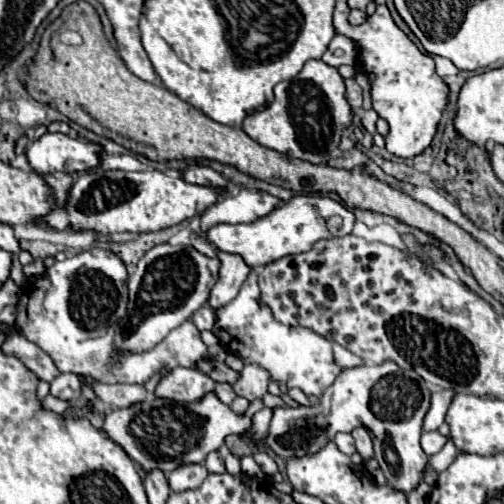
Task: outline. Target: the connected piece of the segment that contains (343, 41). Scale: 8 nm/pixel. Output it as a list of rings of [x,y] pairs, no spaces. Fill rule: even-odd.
[[[336,34],[328,46],[328,50],[324,52],[322,60],[334,68],[342,66],[342,64],[348,64],[348,66],[354,66],[358,62],[358,46],[352,38],[348,36],[342,36],[342,34]]]

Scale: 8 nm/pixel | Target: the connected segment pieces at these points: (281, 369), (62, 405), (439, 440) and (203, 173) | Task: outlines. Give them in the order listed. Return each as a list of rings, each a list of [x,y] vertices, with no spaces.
[[[256,270],[250,272],[238,296],[230,304],[216,310],[216,316],[218,322],[214,326],[214,334],[220,338],[220,344],[232,354],[238,354],[246,364],[256,362],[266,368],[274,382],[286,382],[288,386],[304,390],[304,394],[322,396],[322,392],[338,378],[338,372],[342,372],[332,356],[330,340],[310,332],[310,328],[284,326],[282,322],[274,320],[270,308],[266,308],[264,300],[260,298]]]
[[[48,394],[48,396],[44,398],[42,406],[44,406],[46,410],[50,410],[50,412],[56,412],[56,414],[64,414],[64,410],[66,410],[66,408],[70,408],[70,402],[68,402],[68,400],[60,400],[60,398],[56,398],[56,396]]]
[[[438,430],[436,432],[422,432],[420,444],[422,444],[422,450],[426,452],[426,456],[434,456],[434,454],[438,454],[442,450],[446,440],[448,438],[444,438]]]
[[[188,166],[182,176],[190,184],[202,184],[206,188],[228,188],[228,180],[208,166]]]

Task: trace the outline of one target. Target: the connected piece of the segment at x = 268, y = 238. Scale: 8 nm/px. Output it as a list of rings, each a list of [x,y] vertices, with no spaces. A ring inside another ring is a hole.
[[[296,196],[288,200],[286,204],[280,204],[274,212],[270,212],[264,218],[258,218],[250,224],[216,224],[206,230],[204,240],[226,254],[238,254],[246,264],[252,268],[262,268],[274,260],[280,260],[288,254],[300,254],[308,252],[314,242],[322,238],[334,238],[334,236],[346,236],[352,232],[354,226],[354,214],[346,210],[340,202],[320,196]],[[340,216],[342,224],[336,232],[330,232],[328,218]]]

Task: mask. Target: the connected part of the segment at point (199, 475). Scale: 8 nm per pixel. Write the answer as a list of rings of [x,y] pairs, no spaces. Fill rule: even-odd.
[[[188,464],[188,466],[176,468],[174,472],[170,472],[168,482],[174,492],[184,492],[190,488],[198,488],[206,476],[208,476],[208,472],[206,472],[204,464]]]

